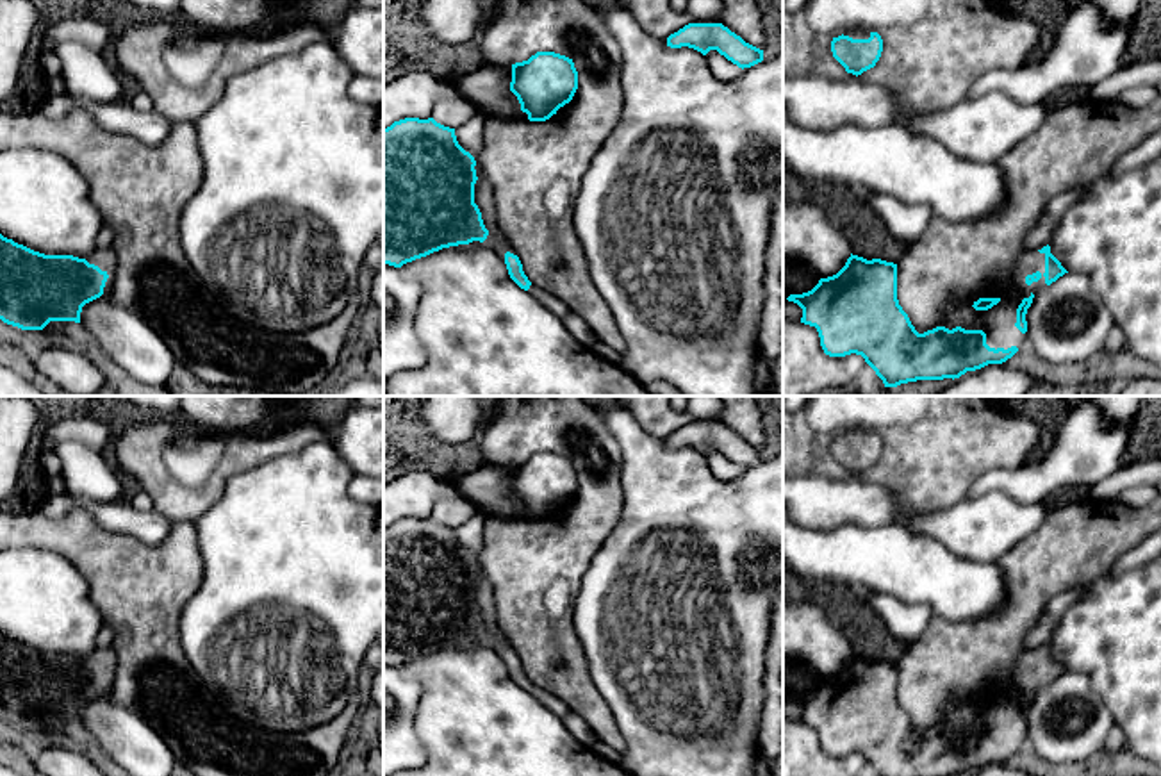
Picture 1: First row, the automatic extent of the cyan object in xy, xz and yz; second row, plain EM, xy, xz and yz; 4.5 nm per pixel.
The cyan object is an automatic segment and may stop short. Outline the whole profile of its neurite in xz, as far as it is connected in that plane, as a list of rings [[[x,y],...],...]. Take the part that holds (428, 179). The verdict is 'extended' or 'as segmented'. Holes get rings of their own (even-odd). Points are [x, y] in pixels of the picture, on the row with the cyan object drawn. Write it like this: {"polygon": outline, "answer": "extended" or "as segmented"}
{"polygon": [[[405,118],[383,128],[383,264],[401,268],[442,248],[485,243],[505,264],[510,278],[558,319],[571,312],[551,293],[528,280],[508,239],[498,228],[489,232],[474,203],[476,161],[455,136],[455,128],[433,118]]], "answer": "extended"}

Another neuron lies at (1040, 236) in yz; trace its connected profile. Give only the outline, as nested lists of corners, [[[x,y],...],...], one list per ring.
[[[1068,189],[1056,194],[1045,207],[1042,219],[1036,227],[1024,237],[1025,250],[1038,250],[1047,246],[1052,235],[1054,227],[1059,223],[1066,209],[1081,198],[1081,191]]]

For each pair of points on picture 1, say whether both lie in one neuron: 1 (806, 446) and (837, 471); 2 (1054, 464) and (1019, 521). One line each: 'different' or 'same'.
1: same
2: different

